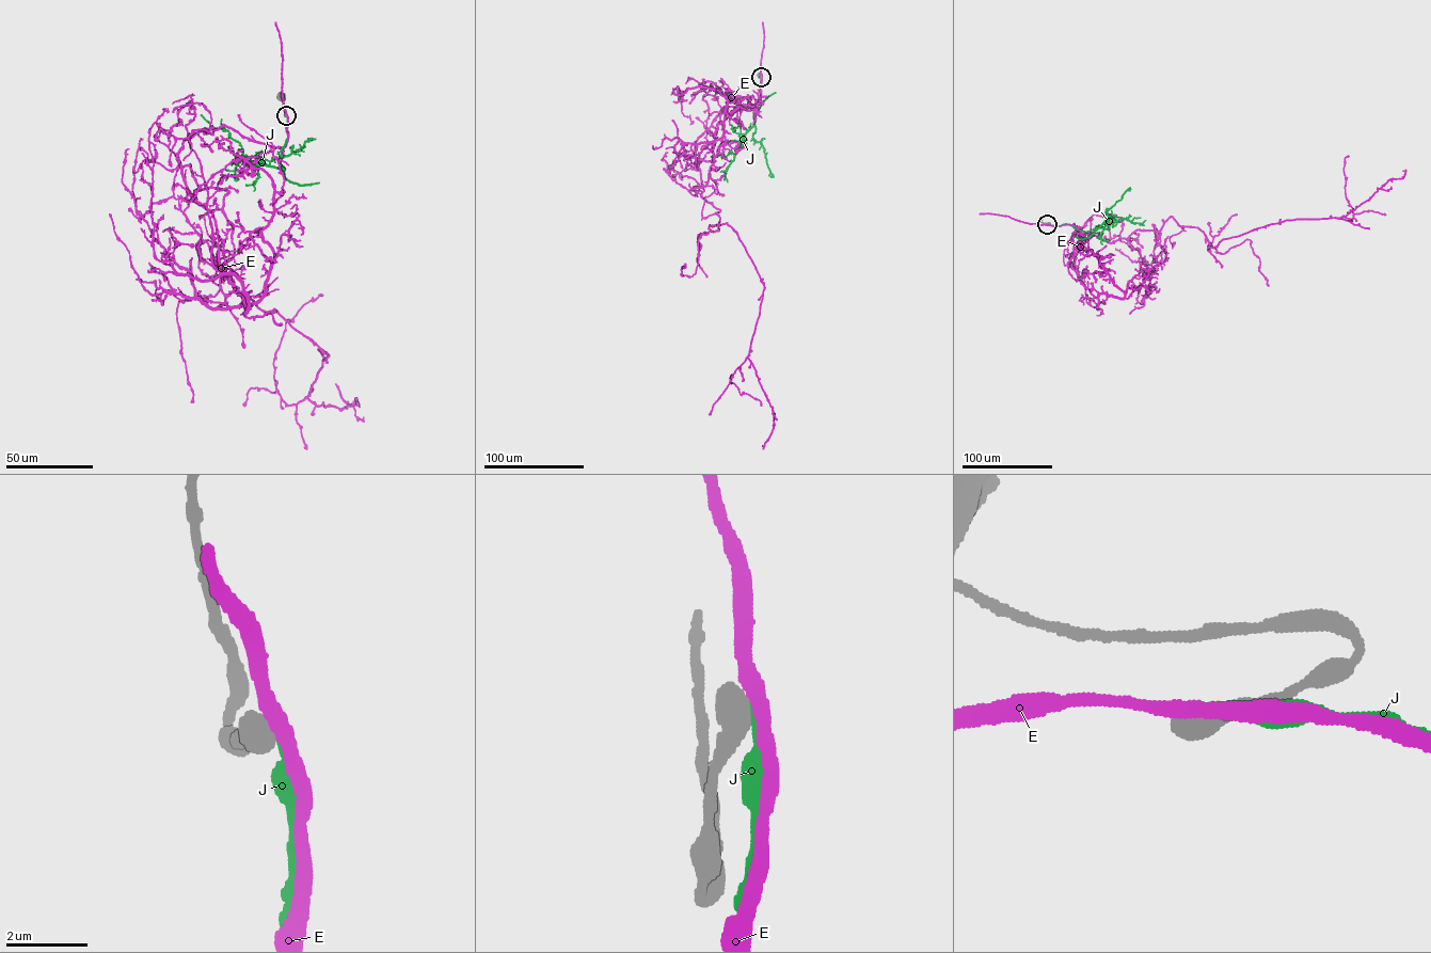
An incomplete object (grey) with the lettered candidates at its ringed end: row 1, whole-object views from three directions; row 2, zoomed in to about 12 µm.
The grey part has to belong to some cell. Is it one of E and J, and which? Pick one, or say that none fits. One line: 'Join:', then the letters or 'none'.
Join: J

